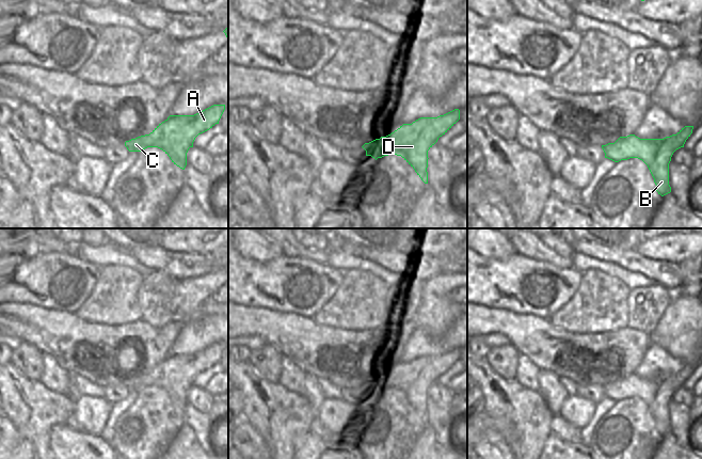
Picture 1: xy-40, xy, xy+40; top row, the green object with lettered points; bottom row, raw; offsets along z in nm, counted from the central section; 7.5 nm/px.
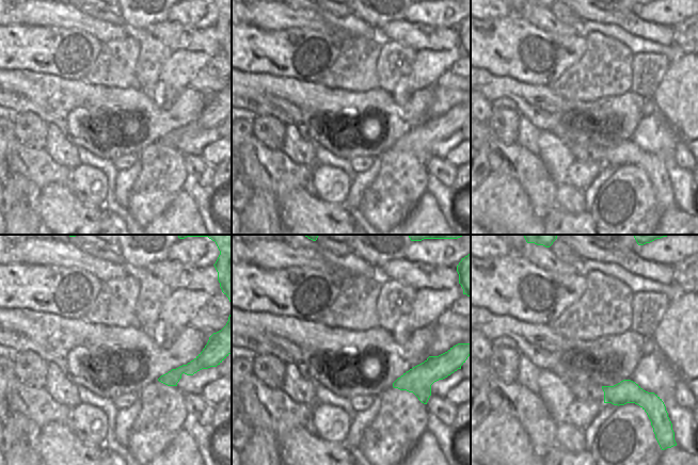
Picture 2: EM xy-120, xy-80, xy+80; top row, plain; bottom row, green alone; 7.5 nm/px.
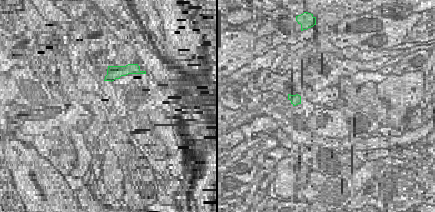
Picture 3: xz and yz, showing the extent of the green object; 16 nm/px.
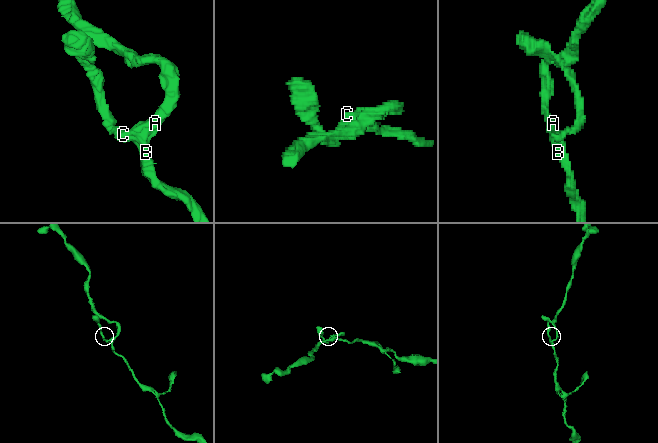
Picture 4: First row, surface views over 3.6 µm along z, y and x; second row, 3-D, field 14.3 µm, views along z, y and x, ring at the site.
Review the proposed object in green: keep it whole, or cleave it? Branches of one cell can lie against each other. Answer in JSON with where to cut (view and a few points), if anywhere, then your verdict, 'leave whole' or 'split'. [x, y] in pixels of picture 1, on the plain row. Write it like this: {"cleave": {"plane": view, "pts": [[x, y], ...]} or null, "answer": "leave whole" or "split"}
{"cleave": null, "answer": "leave whole"}

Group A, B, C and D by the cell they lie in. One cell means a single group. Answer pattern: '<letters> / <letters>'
A B C D

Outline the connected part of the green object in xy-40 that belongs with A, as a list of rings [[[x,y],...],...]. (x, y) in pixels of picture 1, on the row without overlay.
[[[213,344],[194,354],[170,354],[149,374],[126,380],[125,385],[129,391],[158,386],[174,403],[185,409],[187,392],[193,386],[195,377],[219,363],[224,349],[225,344]]]

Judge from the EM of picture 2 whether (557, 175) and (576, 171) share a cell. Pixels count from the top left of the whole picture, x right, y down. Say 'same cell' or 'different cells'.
different cells

